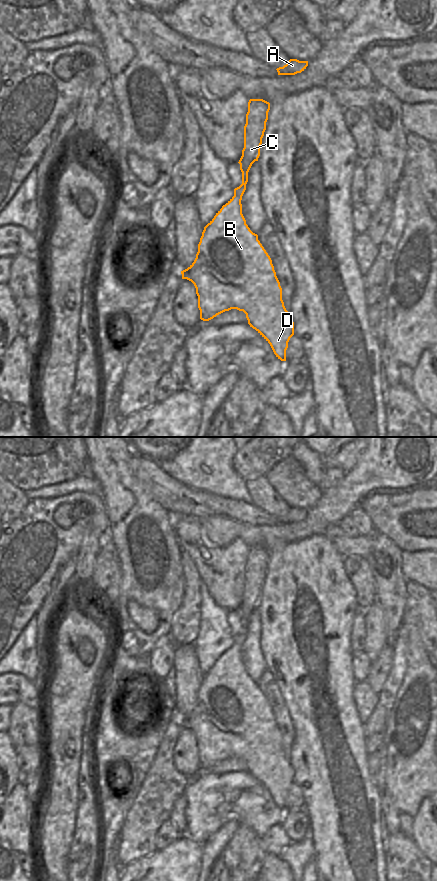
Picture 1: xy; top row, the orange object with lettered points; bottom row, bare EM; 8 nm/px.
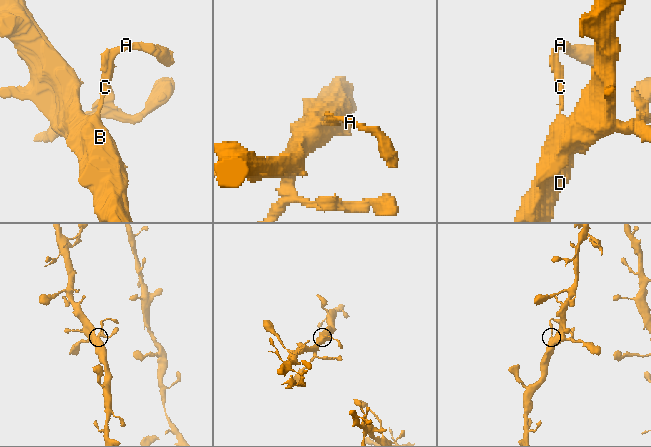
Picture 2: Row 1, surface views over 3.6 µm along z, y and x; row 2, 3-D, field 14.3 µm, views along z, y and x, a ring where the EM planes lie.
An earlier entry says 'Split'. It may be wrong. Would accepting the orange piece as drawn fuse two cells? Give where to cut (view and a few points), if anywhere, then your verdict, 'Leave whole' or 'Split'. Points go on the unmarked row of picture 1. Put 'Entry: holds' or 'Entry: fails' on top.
Entry: holds
Split along xy (234, 642), (241, 645). Split.

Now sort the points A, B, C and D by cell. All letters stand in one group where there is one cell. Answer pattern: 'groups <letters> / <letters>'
groups A C / B D

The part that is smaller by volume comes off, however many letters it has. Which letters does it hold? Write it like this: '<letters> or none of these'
A, C.

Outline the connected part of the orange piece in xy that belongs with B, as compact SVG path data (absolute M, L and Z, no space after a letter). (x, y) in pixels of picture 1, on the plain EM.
M234 643L204 675L196 706L187 717L181 719L182 727L191 729L196 736L201 768L209 769L231 757L243 759L250 775L255 777L270 792L278 807L286 809L288 790L294 783L294 770L284 754L282 736L272 708L258 688L258 683L253 681L246 672L242 662L241 648L242 645Z

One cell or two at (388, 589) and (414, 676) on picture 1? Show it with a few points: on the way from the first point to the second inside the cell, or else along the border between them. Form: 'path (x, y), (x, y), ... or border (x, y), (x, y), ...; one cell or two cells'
border (407, 599), (401, 622); two cells

